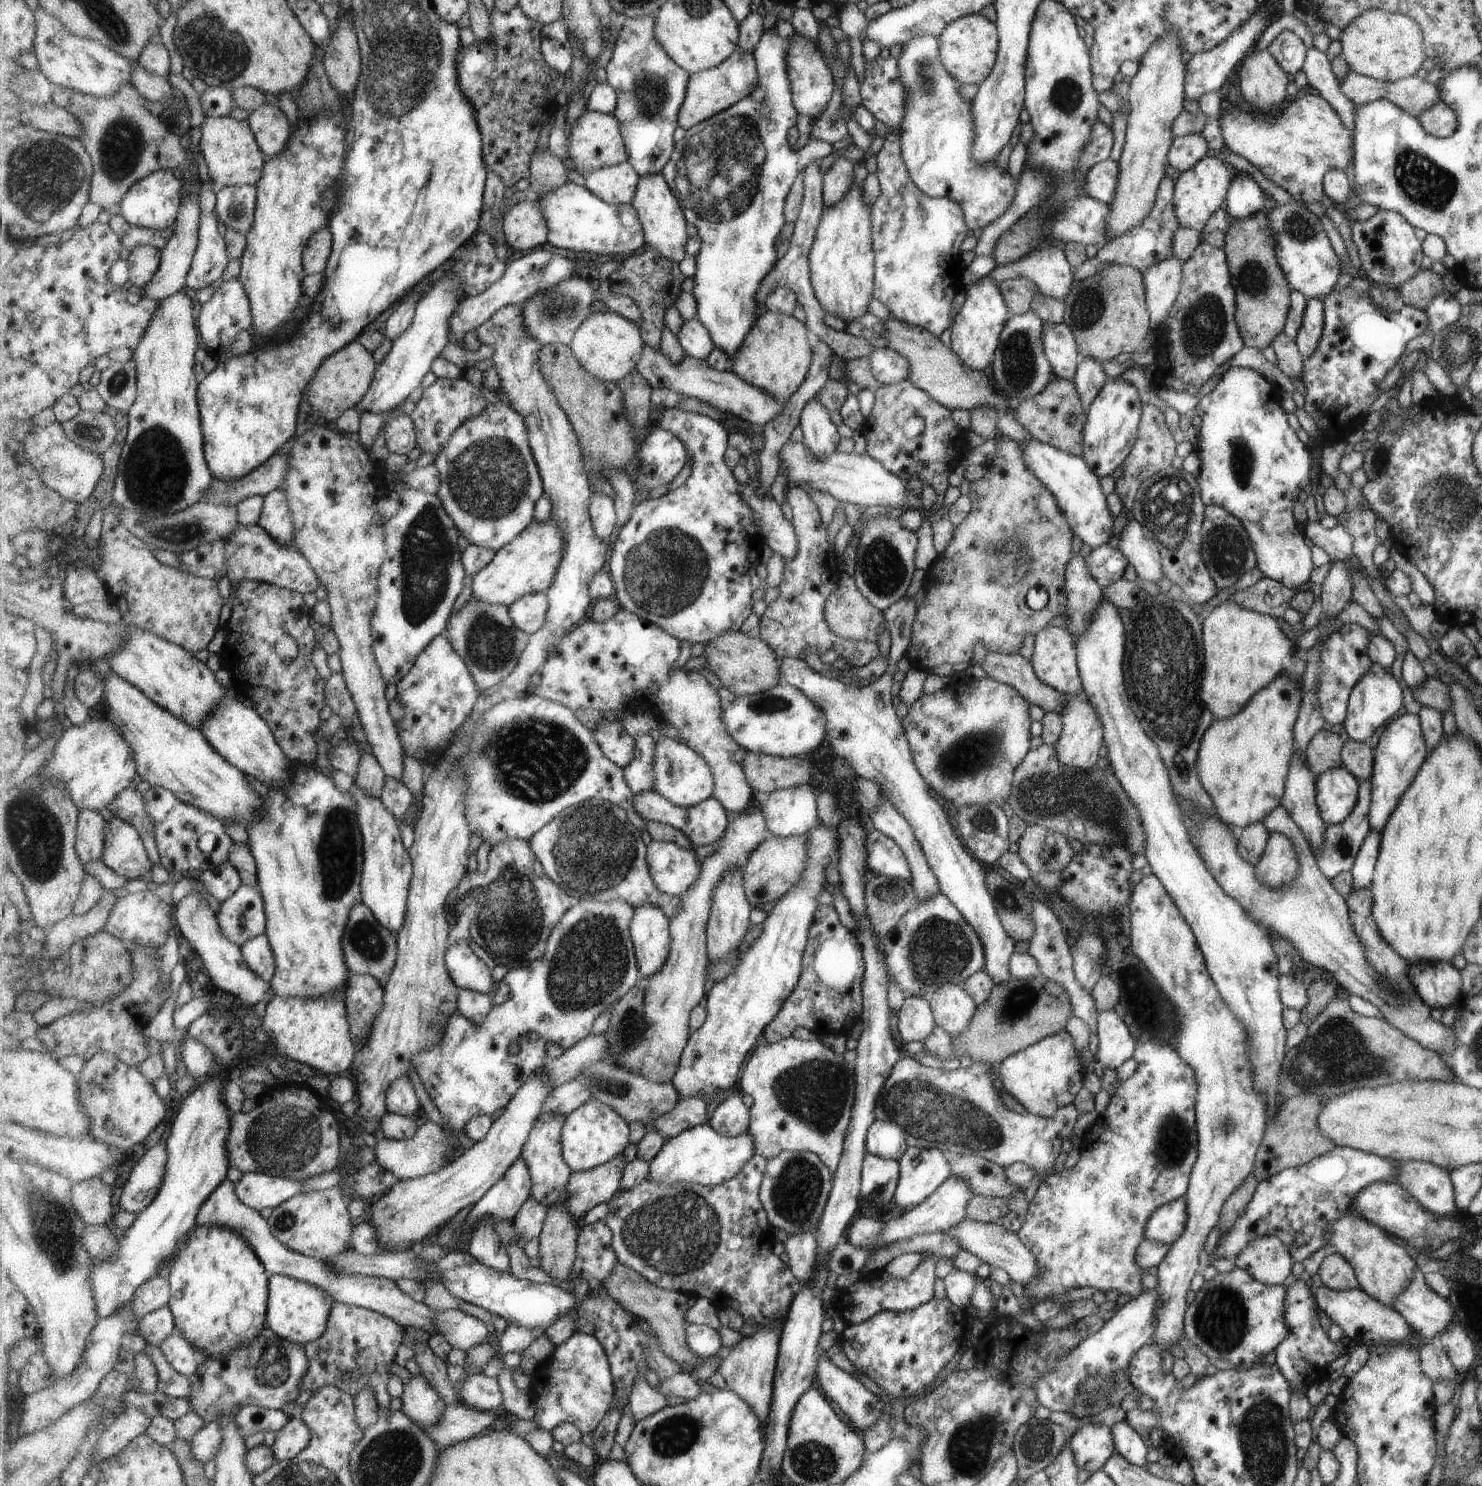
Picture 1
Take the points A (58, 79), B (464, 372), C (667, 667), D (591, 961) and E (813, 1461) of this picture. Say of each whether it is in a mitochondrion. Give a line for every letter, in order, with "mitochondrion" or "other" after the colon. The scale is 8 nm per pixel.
A: other
B: other
C: other
D: mitochondrion
E: mitochondrion

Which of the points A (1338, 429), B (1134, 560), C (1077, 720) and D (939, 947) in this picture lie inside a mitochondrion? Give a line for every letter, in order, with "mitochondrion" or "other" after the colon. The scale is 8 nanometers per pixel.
A: other
B: other
C: other
D: mitochondrion

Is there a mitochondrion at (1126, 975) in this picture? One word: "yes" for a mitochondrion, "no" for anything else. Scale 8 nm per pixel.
no

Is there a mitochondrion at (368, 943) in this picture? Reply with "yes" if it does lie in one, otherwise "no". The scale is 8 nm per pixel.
yes

